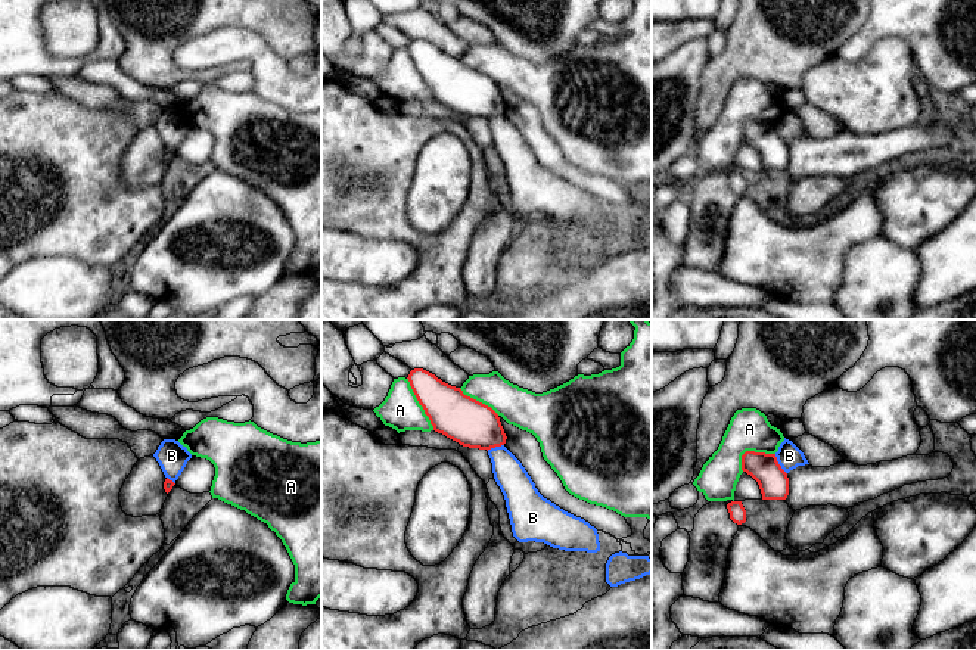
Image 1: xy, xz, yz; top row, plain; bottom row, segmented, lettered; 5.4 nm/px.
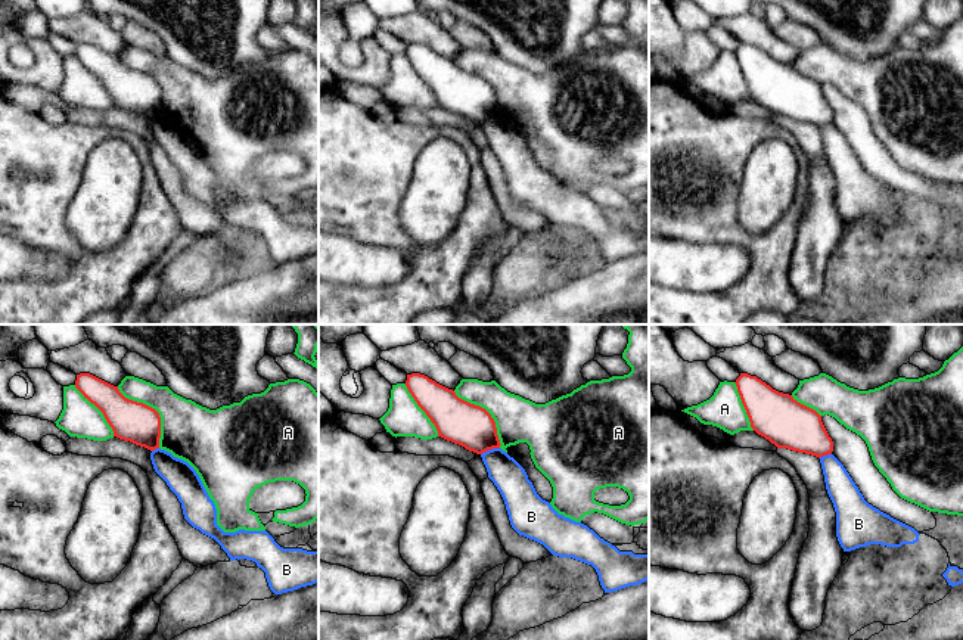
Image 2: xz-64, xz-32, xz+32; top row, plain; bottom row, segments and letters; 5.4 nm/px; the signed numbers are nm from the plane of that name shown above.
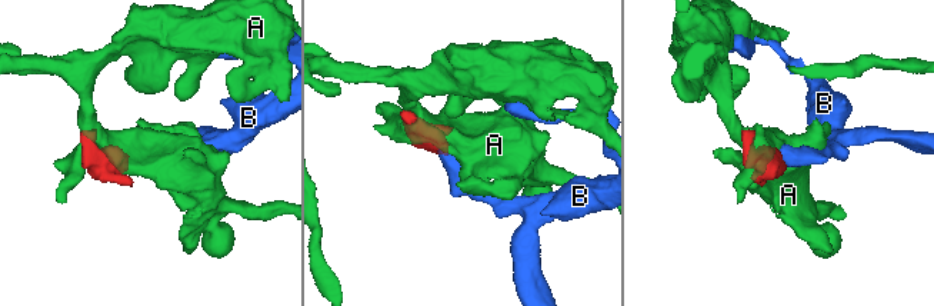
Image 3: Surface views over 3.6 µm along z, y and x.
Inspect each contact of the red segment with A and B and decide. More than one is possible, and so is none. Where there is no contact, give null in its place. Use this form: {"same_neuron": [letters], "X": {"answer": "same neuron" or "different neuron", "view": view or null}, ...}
{"same_neuron": [], "A": {"answer": "different neuron", "view": "xz"}, "B": {"answer": "different neuron", "view": "yz"}}

